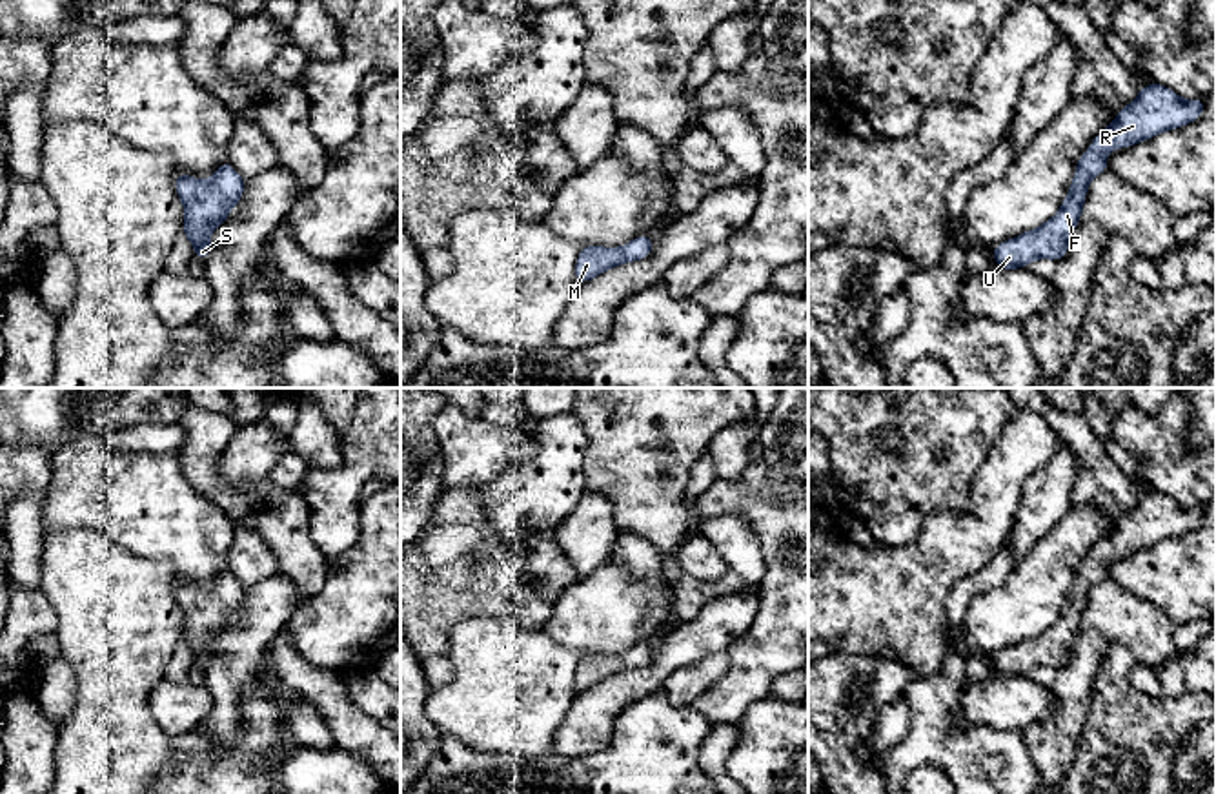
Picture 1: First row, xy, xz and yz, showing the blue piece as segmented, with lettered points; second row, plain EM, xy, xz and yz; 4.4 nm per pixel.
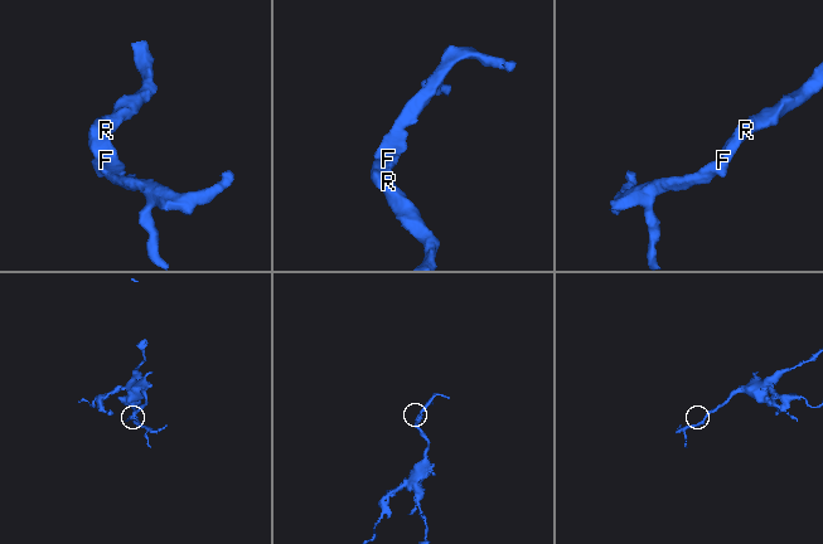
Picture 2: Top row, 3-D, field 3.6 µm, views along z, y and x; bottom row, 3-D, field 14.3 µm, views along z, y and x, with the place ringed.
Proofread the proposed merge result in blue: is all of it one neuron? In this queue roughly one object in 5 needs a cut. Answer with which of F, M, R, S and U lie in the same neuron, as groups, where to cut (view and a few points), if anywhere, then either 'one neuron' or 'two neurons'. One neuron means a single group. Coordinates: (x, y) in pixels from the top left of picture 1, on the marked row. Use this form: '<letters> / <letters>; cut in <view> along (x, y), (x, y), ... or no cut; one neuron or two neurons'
F M R S U; no cut; one neuron

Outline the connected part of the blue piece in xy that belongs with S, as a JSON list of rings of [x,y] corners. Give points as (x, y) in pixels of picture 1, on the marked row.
[[[224,160],[209,180],[175,175],[177,193],[186,208],[182,233],[193,242],[195,257],[209,259],[209,235],[228,220],[228,213],[238,204],[244,186],[246,178],[231,168],[229,160]]]

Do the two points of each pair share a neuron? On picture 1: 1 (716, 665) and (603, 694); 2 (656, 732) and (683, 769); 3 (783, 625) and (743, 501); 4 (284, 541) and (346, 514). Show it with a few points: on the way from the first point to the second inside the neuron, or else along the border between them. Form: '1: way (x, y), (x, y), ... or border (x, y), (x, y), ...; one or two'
1: border (705, 656), (681, 665), (661, 685); two
2: way (656, 742), (674, 760); one
3: way (783, 594), (781, 539), (774, 532); one
4: border (297, 490), (308, 508), (310, 538), (328, 559); two

